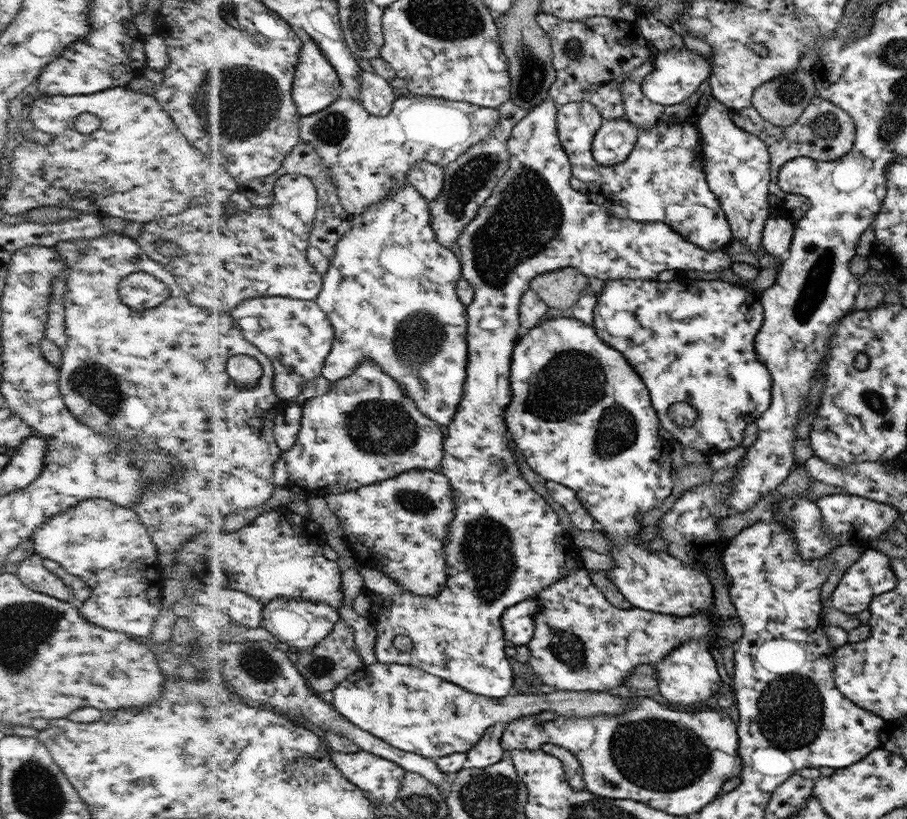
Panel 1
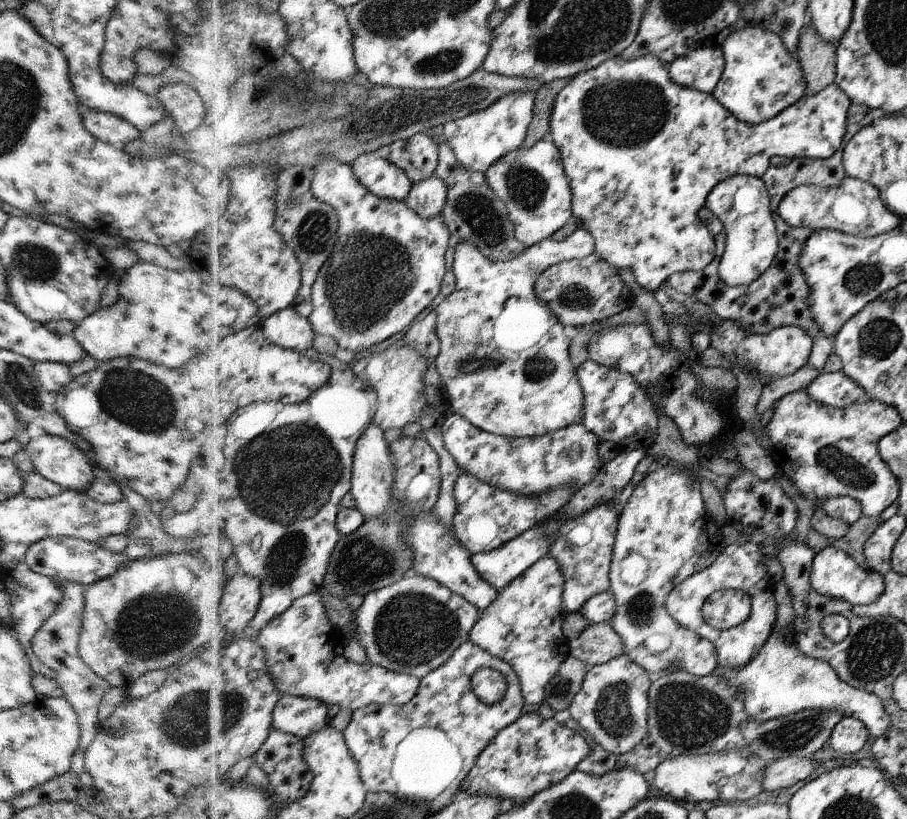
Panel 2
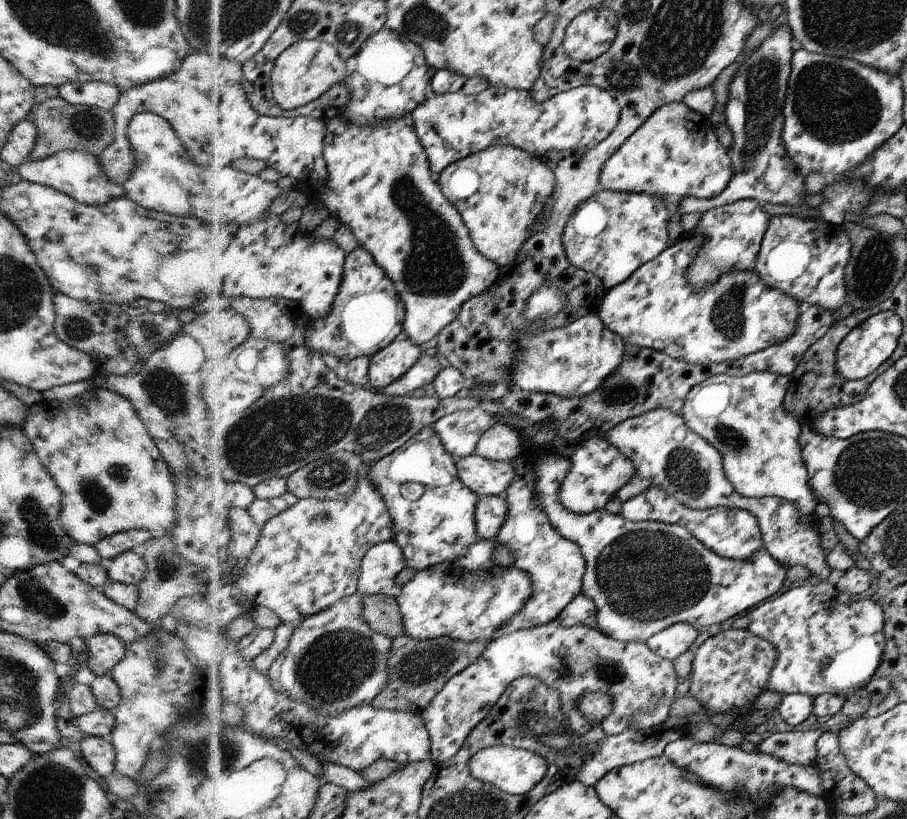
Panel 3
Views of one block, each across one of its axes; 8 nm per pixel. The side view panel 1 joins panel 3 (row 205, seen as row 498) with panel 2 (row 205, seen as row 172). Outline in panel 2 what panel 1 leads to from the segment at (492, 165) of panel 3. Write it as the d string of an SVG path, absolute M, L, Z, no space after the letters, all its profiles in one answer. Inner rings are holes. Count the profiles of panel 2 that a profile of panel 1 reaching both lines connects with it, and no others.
M540 140L532 148L520 147L506 154L483 174L494 194L509 208L509 218L513 220L517 238L528 247L551 238L573 217L572 184L563 170L560 152L553 141Z

